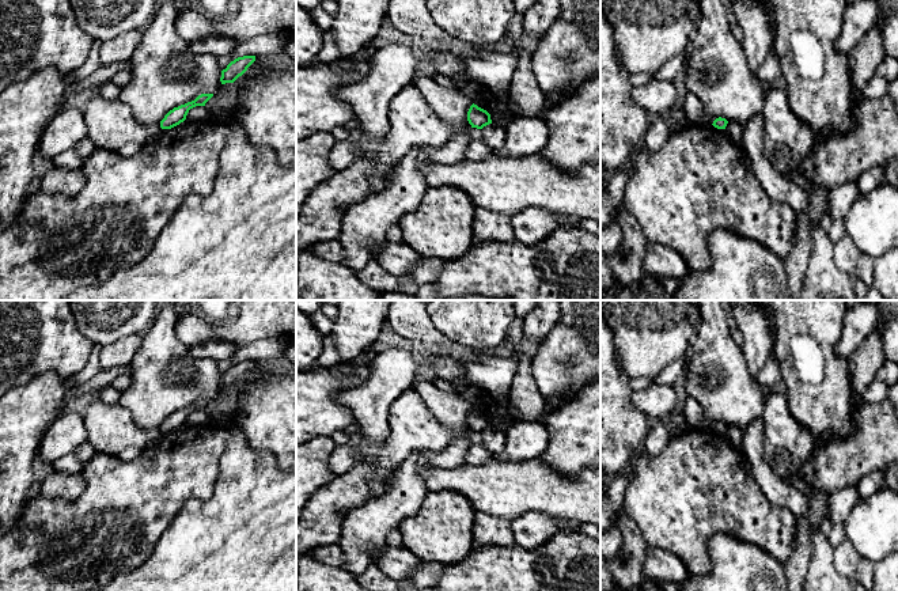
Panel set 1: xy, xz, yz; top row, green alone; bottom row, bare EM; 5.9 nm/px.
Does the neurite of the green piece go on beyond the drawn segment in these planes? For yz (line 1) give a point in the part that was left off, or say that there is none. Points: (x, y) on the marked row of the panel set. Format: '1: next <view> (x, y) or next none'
1: next none

